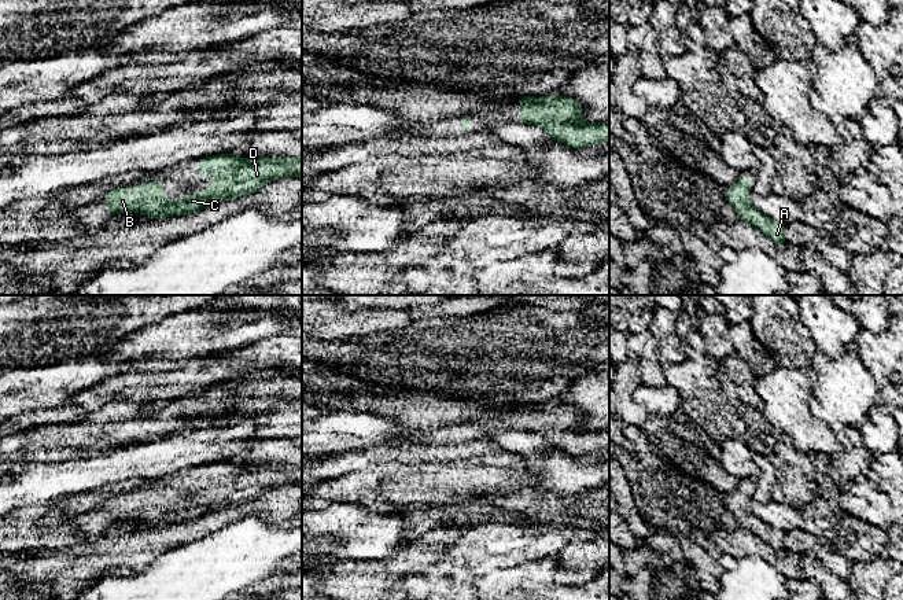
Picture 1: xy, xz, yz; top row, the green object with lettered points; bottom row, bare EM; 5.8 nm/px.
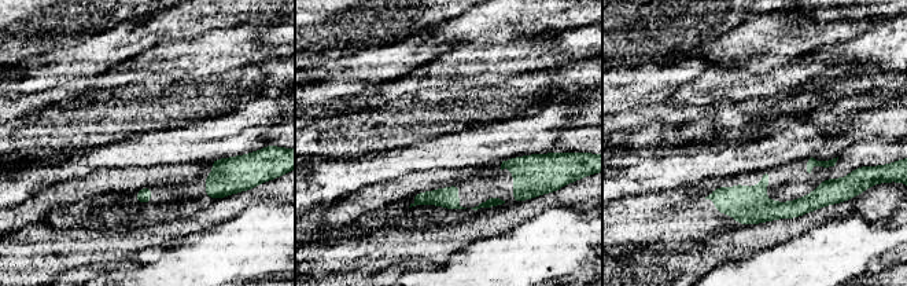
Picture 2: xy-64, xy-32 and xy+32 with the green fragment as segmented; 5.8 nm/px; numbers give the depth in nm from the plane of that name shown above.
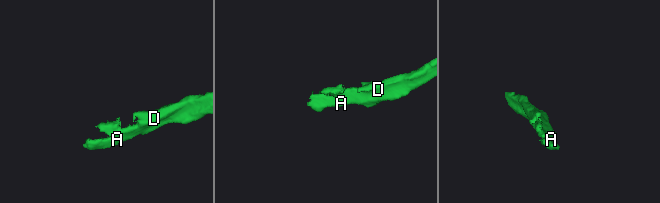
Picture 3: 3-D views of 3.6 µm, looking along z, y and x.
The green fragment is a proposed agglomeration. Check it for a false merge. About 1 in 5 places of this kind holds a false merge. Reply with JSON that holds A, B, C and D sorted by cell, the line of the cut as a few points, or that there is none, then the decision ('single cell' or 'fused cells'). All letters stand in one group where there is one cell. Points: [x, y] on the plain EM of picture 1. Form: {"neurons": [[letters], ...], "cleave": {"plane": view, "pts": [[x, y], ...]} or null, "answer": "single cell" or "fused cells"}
{"neurons": [["A", "B", "C", "D"]], "cleave": null, "answer": "single cell"}

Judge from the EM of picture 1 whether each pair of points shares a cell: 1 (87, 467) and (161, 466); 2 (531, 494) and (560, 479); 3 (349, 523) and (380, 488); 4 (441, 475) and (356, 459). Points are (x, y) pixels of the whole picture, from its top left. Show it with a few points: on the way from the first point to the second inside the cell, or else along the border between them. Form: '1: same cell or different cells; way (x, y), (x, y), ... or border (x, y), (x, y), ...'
1: same cell; way (104, 467), (143, 466)
2: different cells; border (550, 490), (553, 494)
3: different cells; border (331, 505), (360, 503), (372, 511), (395, 514)
4: different cells; border (408, 463), (376, 462), (345, 474)

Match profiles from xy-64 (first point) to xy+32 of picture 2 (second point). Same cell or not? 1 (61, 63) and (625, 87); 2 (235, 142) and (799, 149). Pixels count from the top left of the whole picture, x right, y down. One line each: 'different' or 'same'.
1: same
2: same

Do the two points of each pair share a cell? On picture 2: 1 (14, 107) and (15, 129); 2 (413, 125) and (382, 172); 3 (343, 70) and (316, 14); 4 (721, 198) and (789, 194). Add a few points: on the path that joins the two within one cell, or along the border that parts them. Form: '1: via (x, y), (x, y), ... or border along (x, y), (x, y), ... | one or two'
1: border along (44, 105), (14, 118) | two
2: border along (406, 146), (367, 154) | two
3: border along (367, 46), (353, 54), (316, 61), (309, 66) | two
4: border along (806, 180), (784, 184), (773, 200) | two

